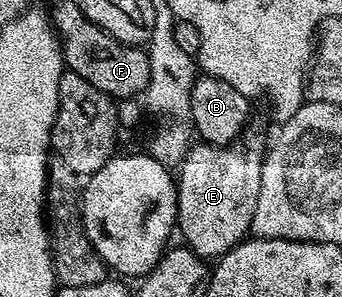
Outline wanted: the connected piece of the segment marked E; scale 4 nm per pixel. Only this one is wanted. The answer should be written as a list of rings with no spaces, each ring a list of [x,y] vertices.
[[[247,137],[237,139],[231,145],[193,144],[178,166],[178,233],[184,236],[183,244],[201,259],[219,259],[249,236],[254,207],[258,207],[258,191],[262,187],[266,141],[260,137]]]

